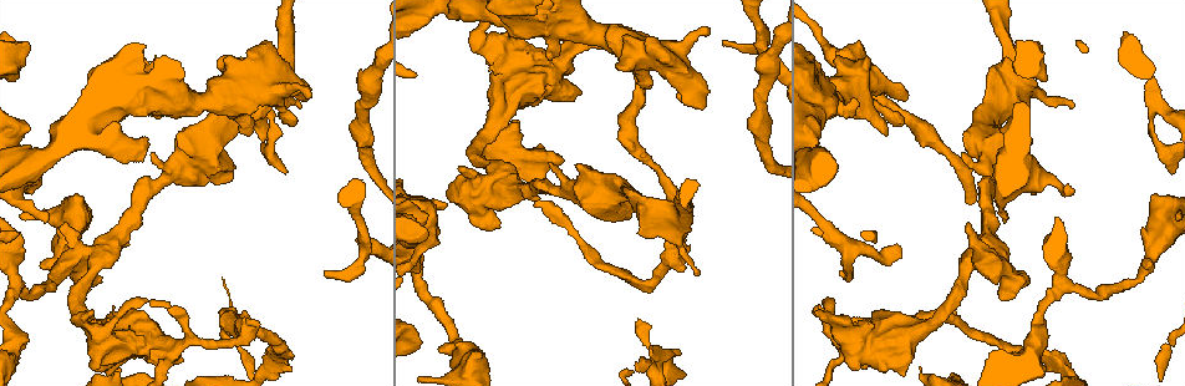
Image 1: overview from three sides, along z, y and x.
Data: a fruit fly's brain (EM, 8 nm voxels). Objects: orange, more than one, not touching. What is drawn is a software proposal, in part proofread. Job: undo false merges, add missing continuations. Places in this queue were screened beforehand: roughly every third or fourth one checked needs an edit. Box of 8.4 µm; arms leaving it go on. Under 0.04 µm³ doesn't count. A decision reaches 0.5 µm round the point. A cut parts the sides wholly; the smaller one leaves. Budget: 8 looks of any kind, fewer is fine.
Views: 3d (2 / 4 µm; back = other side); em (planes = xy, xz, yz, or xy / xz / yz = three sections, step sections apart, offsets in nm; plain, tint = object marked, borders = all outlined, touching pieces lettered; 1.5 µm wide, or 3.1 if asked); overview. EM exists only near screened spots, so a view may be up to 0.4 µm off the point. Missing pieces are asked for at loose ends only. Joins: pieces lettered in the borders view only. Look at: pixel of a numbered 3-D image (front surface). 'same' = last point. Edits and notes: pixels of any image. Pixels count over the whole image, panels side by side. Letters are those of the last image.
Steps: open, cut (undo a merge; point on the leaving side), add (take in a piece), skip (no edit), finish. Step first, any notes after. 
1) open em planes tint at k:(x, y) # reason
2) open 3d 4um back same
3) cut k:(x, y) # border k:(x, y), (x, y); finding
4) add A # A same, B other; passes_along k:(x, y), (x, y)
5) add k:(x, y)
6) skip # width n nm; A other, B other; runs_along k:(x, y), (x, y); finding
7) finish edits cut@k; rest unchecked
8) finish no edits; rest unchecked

open em xy step 4 tint at 1:(201, 181)

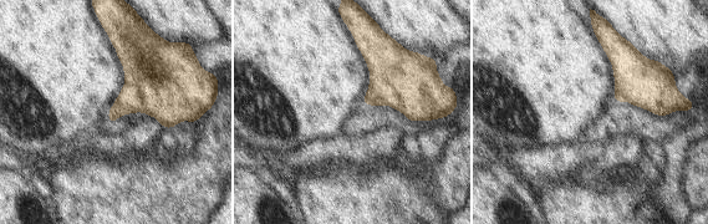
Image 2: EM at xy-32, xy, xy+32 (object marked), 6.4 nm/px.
open em planes borders same

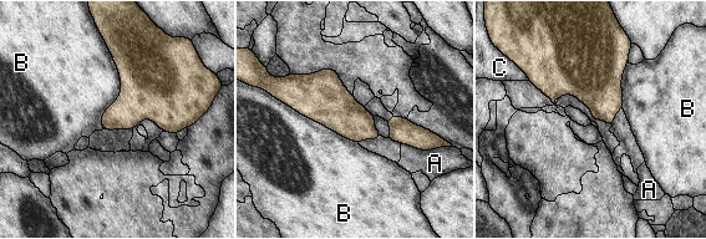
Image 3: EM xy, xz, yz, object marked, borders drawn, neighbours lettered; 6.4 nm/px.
skip # A other, B other, C other; border 3:(101, 36), (120, 80), (103, 128); no lettered piece goes on from it

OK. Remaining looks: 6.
open 3d 4um back at 1:(91, 328)

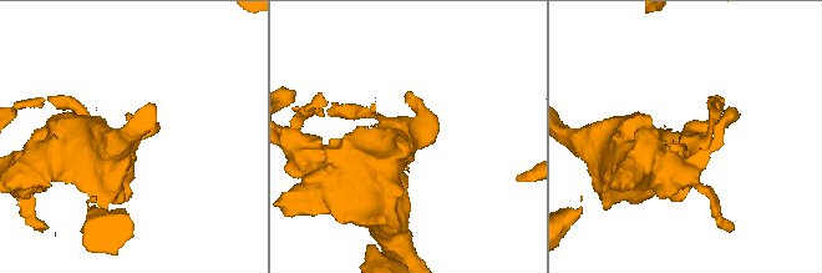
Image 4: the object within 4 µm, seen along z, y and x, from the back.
open em planes plain at 4:(407, 123)

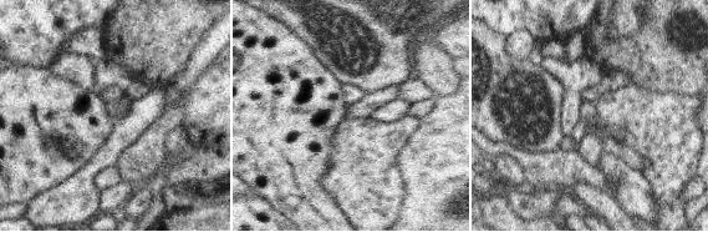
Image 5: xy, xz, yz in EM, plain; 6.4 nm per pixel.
open em planes borders same # see the neighbours

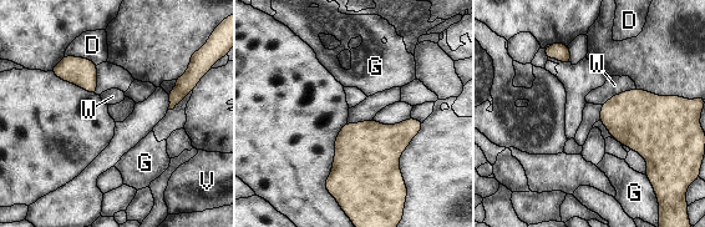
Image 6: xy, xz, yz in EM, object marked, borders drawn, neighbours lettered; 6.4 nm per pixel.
skip # width 380 nm; D other, G other, V other, W other; border 6:(635, 87), (614, 94), (602, 105); one cell here

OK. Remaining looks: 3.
open 3d 2um back at 1:(171, 351) # small branch off a trunk

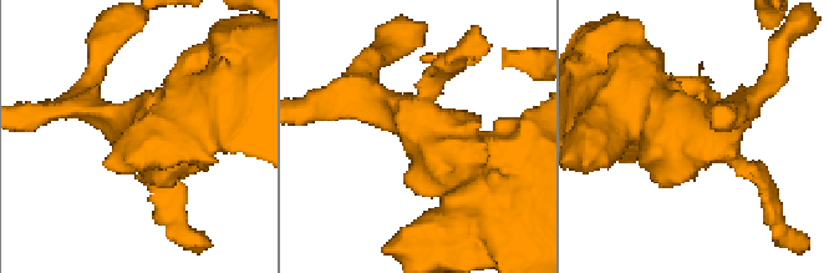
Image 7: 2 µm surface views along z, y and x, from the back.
open em planes borders at 7:(415, 125) # need the tissue

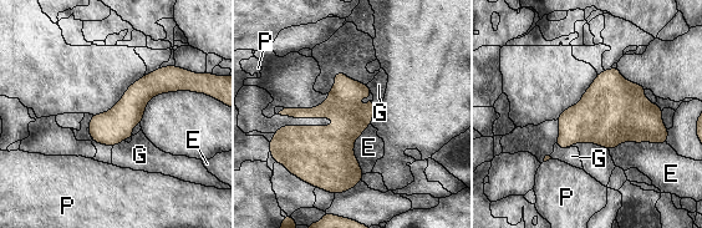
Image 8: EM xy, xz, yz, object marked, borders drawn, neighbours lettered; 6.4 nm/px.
skip # E other, G other, P other; runs_along 8:(169, 69), (95, 137); one cell here

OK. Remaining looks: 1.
finish no edits; rest unchecked

